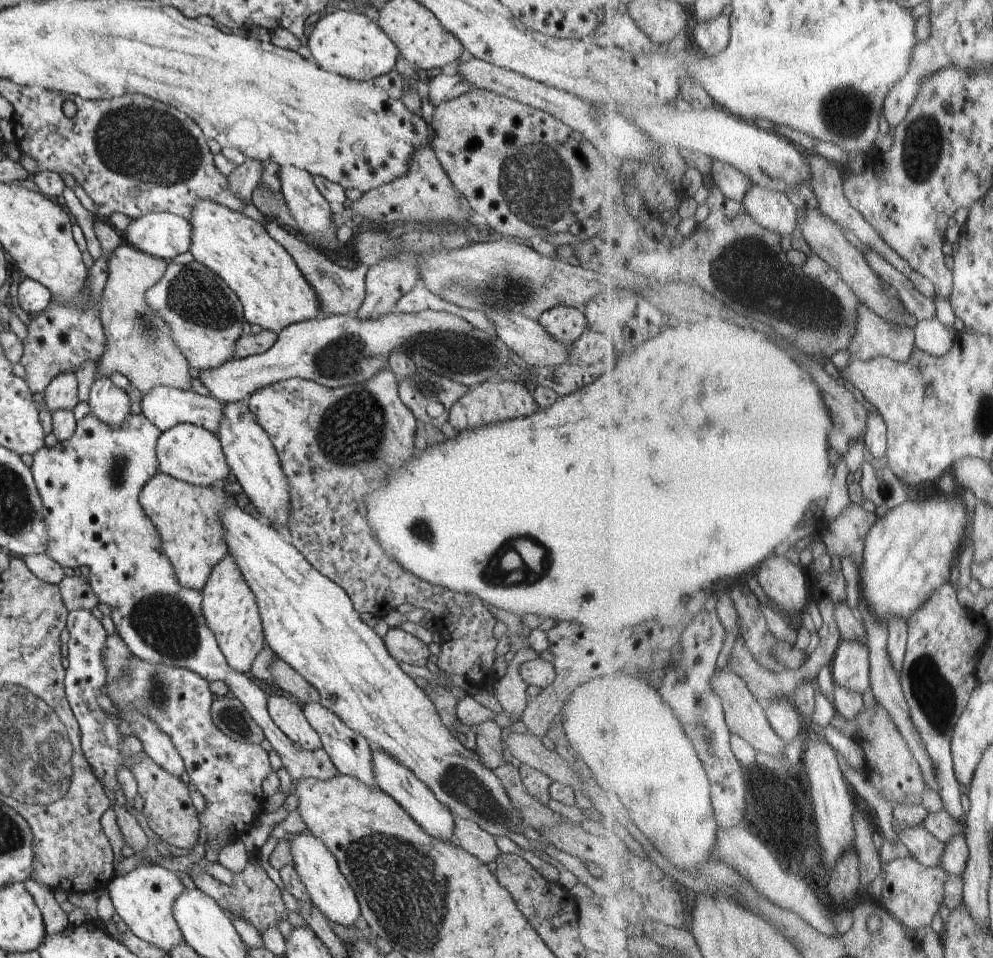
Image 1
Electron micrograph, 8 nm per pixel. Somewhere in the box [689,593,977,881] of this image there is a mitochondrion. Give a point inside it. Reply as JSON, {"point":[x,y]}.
{"point":[936,698]}

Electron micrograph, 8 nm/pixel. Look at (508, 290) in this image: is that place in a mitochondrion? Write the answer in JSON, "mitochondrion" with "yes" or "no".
{"mitochondrion":"yes"}

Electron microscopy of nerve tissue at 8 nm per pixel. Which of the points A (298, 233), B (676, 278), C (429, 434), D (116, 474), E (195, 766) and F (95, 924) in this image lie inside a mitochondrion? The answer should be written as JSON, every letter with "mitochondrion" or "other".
{"A":"other","B":"other","C":"other","D":"mitochondrion","E":"other","F":"other"}

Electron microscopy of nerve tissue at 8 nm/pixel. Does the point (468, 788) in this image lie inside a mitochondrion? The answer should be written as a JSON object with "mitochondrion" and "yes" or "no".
{"mitochondrion":"yes"}

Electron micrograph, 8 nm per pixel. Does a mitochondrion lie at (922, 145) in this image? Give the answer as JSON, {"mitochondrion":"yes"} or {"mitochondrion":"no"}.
{"mitochondrion":"yes"}

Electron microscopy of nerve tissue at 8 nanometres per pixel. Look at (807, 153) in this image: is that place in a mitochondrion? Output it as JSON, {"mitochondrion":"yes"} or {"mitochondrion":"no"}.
{"mitochondrion":"no"}

